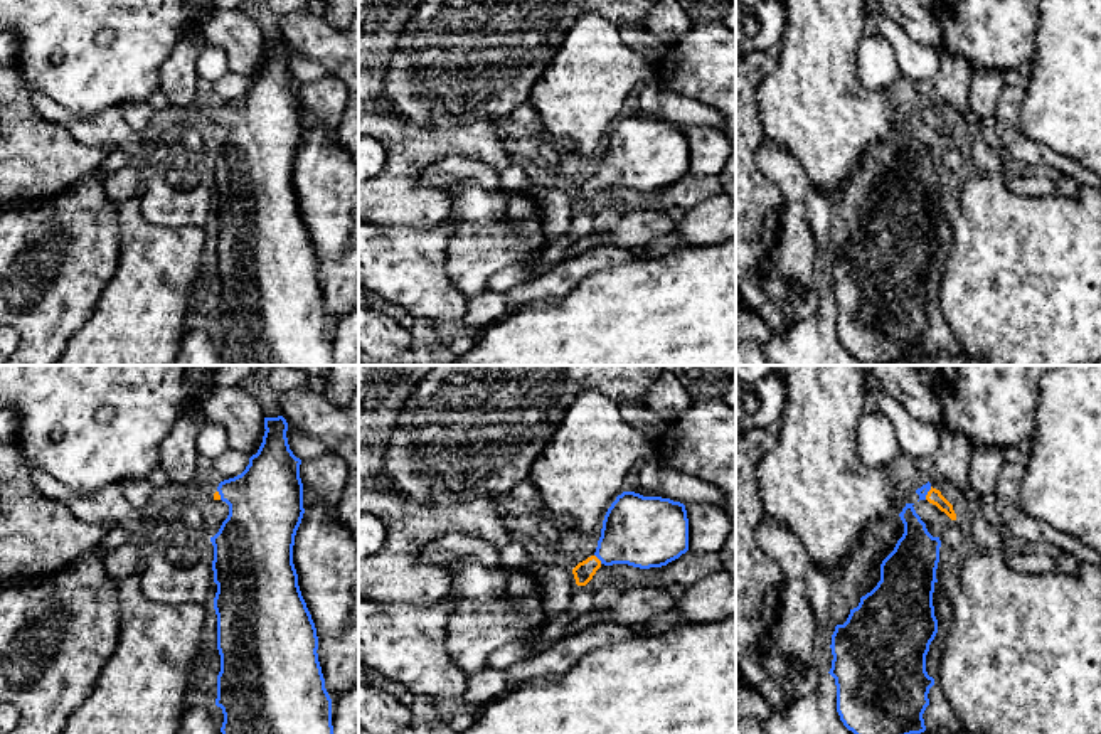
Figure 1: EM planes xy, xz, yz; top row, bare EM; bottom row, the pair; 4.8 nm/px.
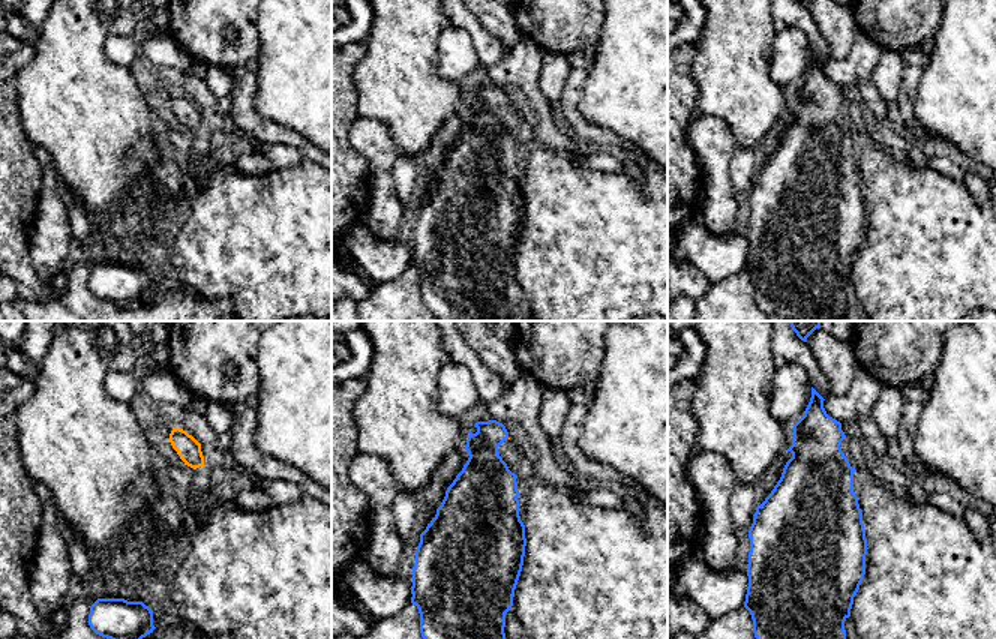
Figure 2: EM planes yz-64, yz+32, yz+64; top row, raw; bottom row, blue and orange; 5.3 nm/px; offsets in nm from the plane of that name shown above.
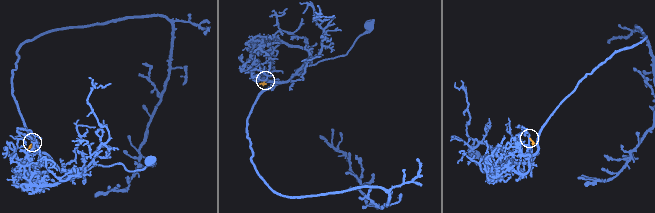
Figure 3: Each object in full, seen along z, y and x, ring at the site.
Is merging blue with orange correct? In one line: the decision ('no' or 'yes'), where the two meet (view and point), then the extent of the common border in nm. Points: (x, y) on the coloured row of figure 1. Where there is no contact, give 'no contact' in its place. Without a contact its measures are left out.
yes; contact xz (598, 558); length 60 nm

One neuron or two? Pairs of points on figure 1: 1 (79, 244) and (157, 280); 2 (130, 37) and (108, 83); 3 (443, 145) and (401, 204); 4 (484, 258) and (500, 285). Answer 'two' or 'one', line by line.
1: two
2: one
3: one
4: two

